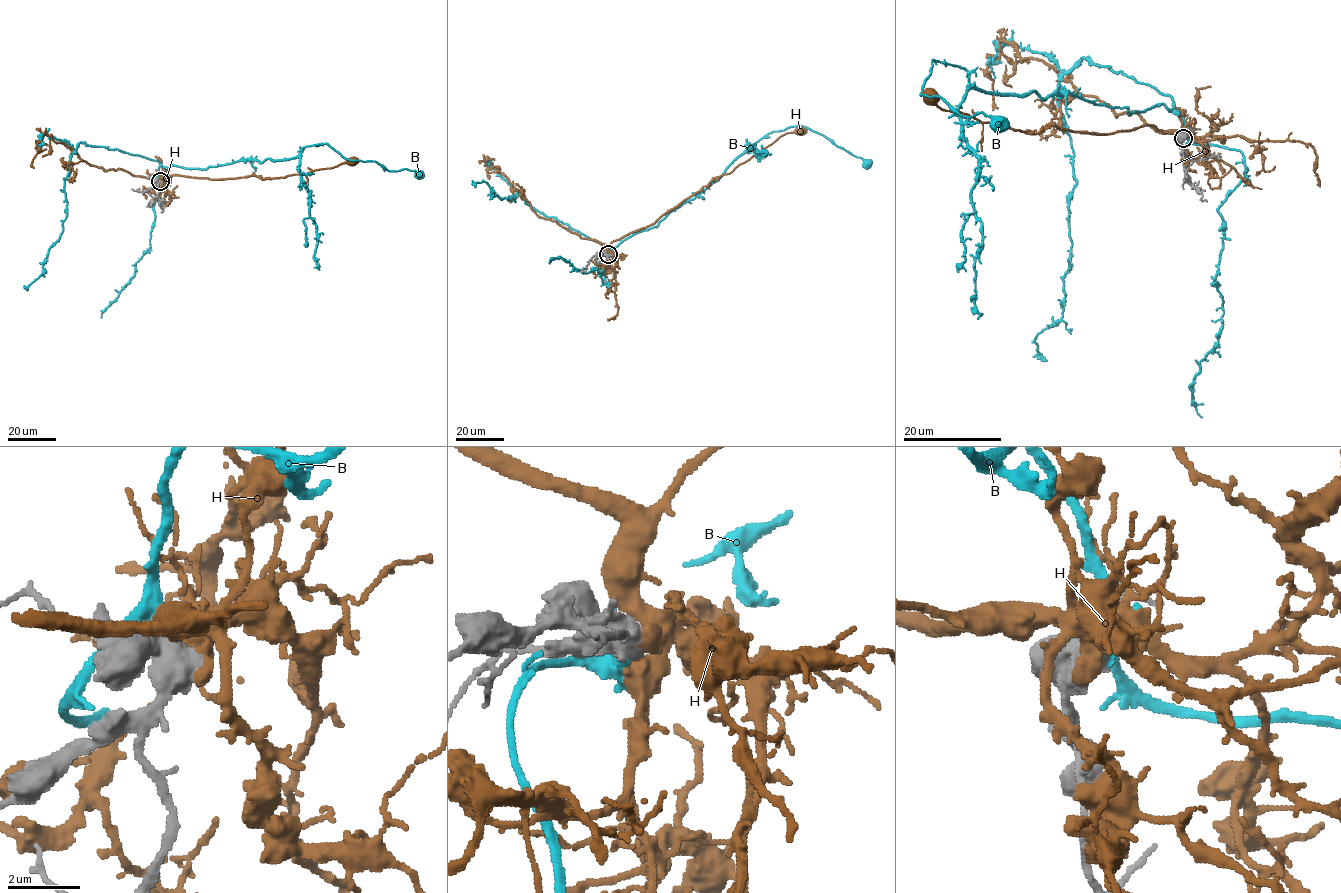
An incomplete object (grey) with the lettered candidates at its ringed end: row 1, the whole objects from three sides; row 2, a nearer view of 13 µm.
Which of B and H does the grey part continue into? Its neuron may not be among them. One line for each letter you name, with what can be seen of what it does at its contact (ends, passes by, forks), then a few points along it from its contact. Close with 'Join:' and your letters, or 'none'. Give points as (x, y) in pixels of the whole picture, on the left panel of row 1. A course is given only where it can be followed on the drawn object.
H: it ends there; it runs (160, 181), (174, 175), (214, 179), (252, 175), (264, 179), (285, 177), (332, 168), (352, 159), (351, 161)
Join: H

